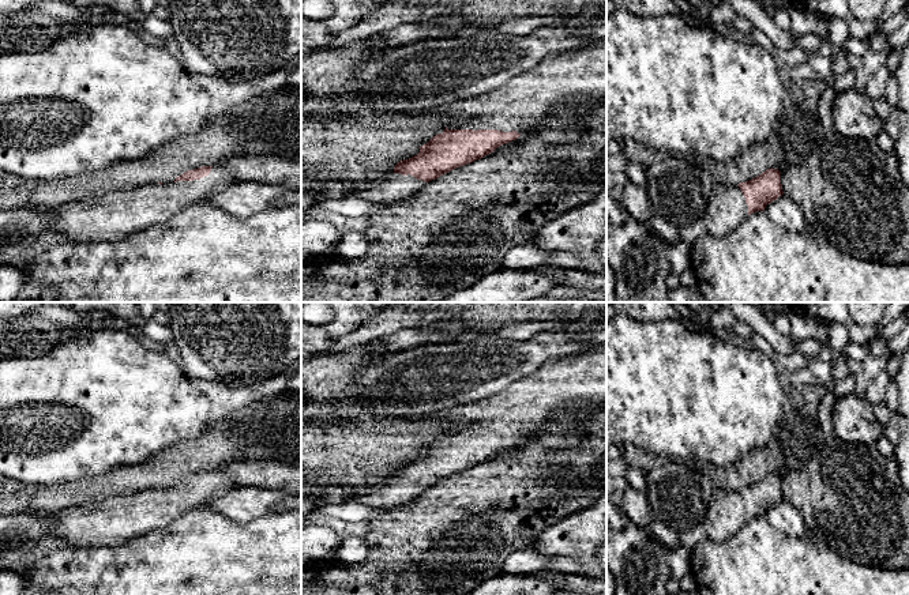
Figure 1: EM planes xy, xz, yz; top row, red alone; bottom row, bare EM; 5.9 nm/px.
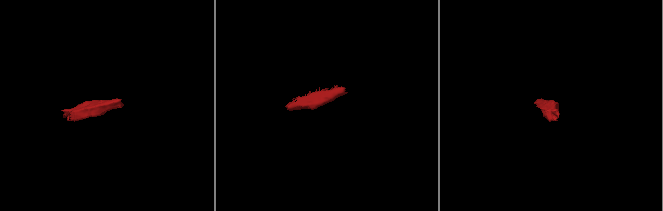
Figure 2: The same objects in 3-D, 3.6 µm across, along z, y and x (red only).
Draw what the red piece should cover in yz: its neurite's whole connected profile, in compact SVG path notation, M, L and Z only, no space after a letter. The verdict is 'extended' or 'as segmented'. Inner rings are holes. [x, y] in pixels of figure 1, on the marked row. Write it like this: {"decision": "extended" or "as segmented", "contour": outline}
{"decision": "extended", "contour": "M774 167L733 187L714 181L702 221L709 234L725 236L782 195L781 172Z"}

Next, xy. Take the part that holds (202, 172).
{"decision": "extended", "contour": "M224 165L202 166L173 182L146 184L131 191L70 202L52 210L50 231L75 242L120 240L169 221L184 208L204 203L234 184Z"}

